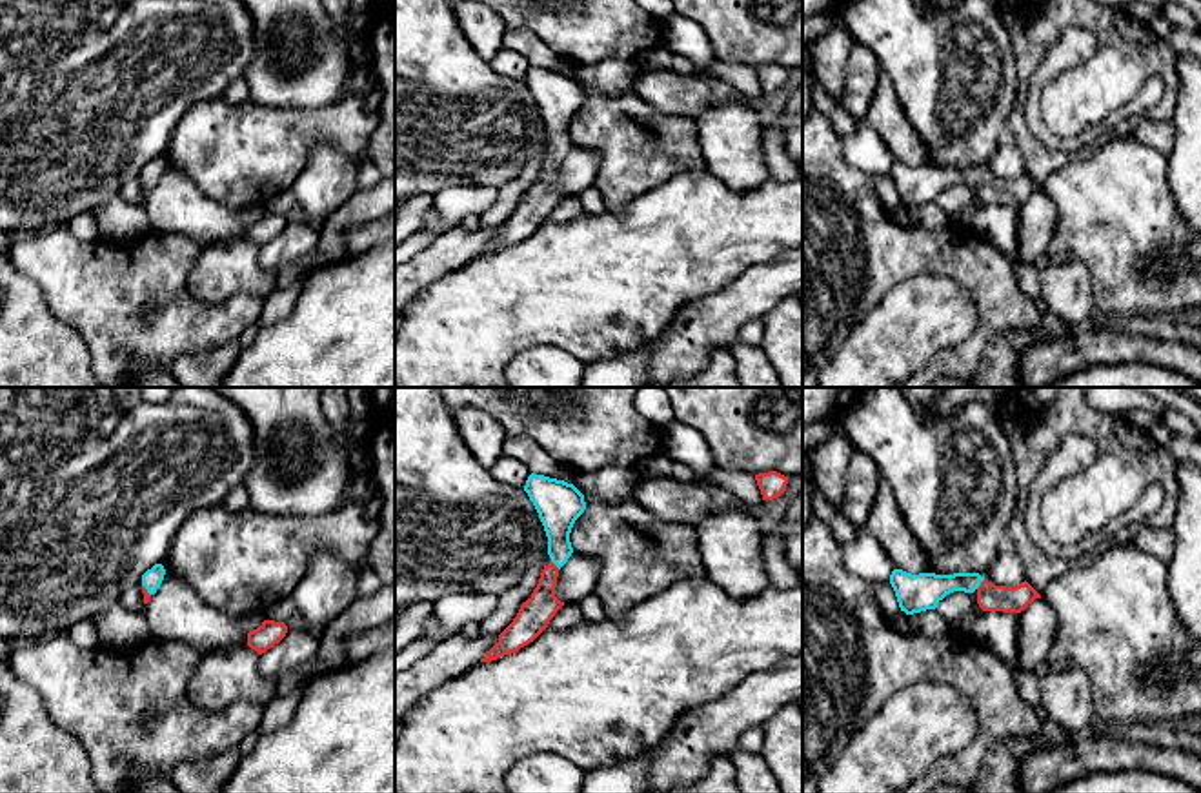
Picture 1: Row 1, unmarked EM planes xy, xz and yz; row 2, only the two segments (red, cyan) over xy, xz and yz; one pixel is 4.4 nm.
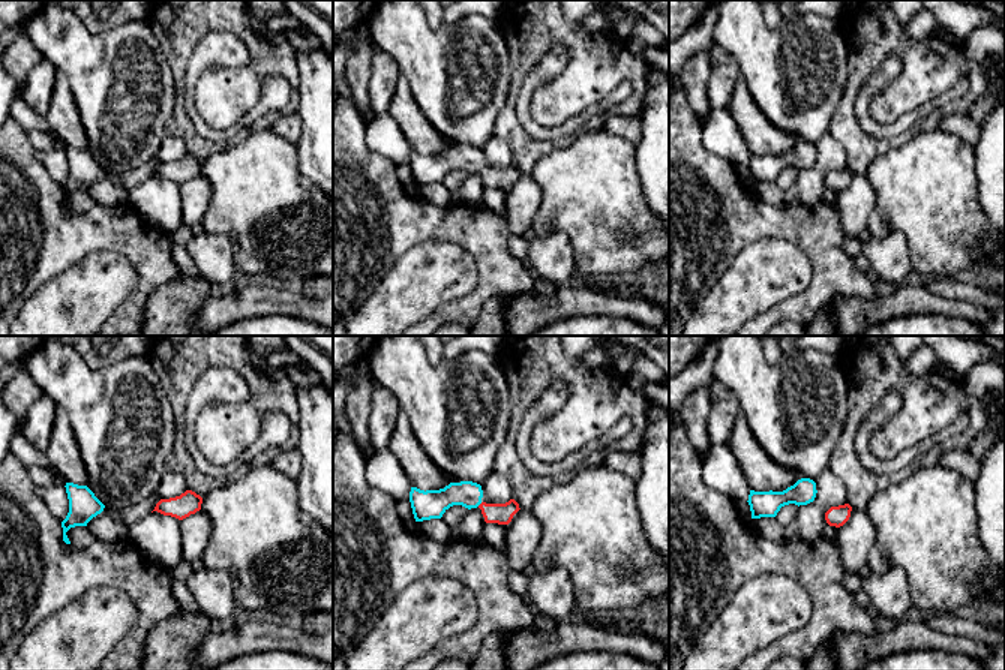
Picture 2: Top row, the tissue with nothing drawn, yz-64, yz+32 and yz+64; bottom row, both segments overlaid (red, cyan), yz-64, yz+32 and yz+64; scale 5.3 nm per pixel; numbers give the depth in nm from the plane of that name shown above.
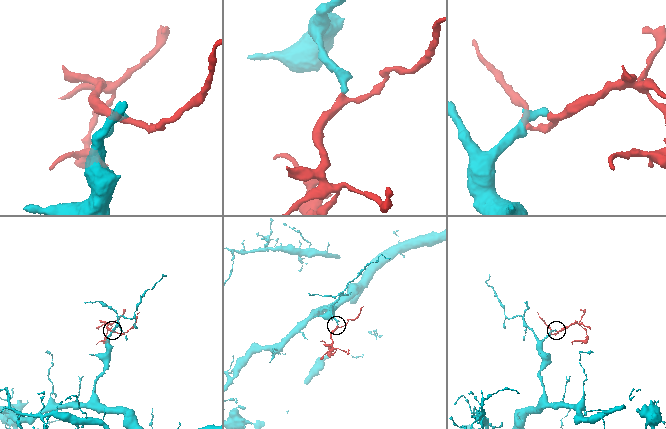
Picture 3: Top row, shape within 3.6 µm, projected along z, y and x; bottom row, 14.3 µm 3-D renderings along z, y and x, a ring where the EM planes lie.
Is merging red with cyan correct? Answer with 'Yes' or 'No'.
Yes

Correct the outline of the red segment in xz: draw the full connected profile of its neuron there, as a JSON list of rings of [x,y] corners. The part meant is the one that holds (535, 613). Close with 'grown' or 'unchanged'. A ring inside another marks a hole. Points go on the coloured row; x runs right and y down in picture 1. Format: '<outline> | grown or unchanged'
[[[531,473],[524,491],[533,502],[548,537],[551,562],[544,566],[531,597],[520,606],[513,622],[499,635],[499,642],[480,662],[491,662],[533,642],[564,606],[555,597],[559,569],[573,553],[570,533],[584,513],[584,495],[564,480]]] | grown

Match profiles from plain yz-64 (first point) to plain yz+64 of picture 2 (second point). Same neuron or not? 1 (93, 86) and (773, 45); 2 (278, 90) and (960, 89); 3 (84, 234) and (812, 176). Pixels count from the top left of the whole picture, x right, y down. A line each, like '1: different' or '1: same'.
1: same
2: same
3: different

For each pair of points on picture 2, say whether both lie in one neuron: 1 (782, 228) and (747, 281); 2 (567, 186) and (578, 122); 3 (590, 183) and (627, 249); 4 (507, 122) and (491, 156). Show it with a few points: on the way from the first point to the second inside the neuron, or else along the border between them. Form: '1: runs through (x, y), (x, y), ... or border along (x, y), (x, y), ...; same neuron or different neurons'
1: border along (743, 248), (777, 237), (806, 257); different neurons
2: border along (581, 129), (575, 137); different neurons
3: runs through (596, 200), (609, 224), (618, 233); same neuron
4: border along (494, 134), (509, 144), (513, 162); different neurons

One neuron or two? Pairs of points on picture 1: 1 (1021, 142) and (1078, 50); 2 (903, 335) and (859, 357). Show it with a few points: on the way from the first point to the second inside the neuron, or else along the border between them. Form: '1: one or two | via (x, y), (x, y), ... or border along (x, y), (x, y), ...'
1: two | border along (1023, 102), (1029, 130), (1045, 146), (1065, 153)
2: one | via (892, 342), (876, 357), (870, 357)

